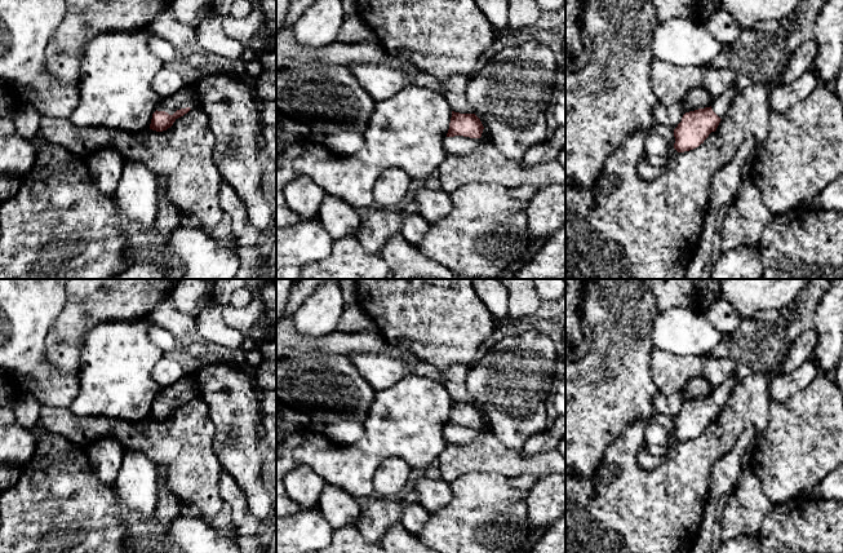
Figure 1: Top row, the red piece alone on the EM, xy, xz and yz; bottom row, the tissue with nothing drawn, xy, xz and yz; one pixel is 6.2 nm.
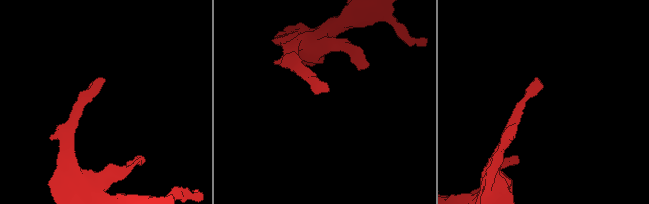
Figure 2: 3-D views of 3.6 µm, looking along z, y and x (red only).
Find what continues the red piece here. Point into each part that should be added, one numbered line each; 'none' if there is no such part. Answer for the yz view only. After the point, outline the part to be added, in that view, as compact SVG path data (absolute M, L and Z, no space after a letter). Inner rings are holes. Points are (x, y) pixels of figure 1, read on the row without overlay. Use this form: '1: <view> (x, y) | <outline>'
1: yz (721, 394) | M745 371L735 372L729 379L727 379L722 385L716 386L711 391L713 401L722 408L726 406L732 395L735 386L741 381L742 373Z

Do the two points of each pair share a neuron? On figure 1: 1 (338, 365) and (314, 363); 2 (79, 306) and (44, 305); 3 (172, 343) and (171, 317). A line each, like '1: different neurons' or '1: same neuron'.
1: same neuron
2: different neurons
3: different neurons

